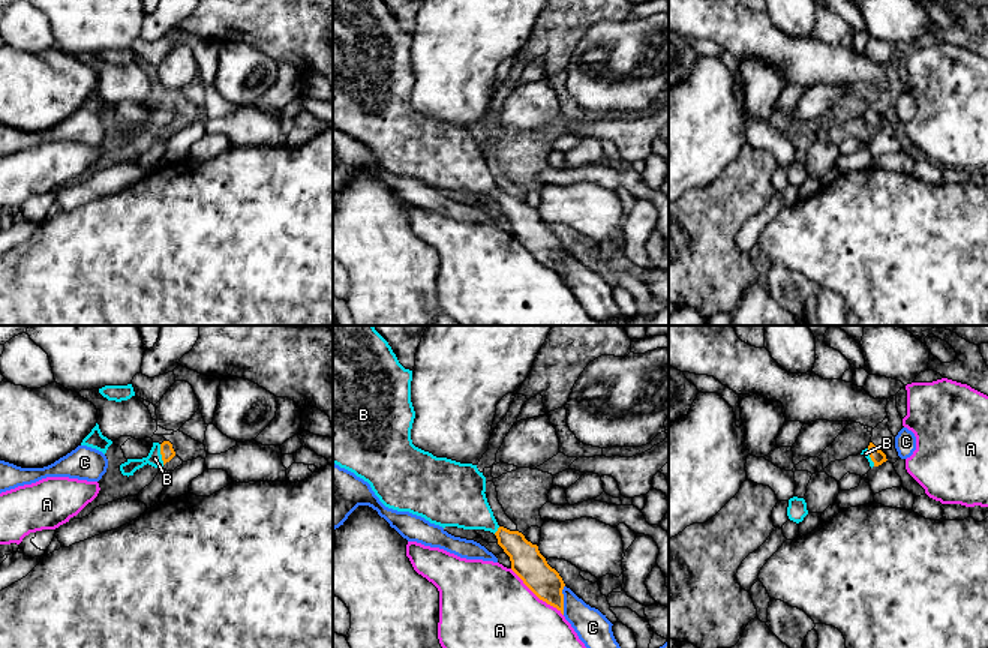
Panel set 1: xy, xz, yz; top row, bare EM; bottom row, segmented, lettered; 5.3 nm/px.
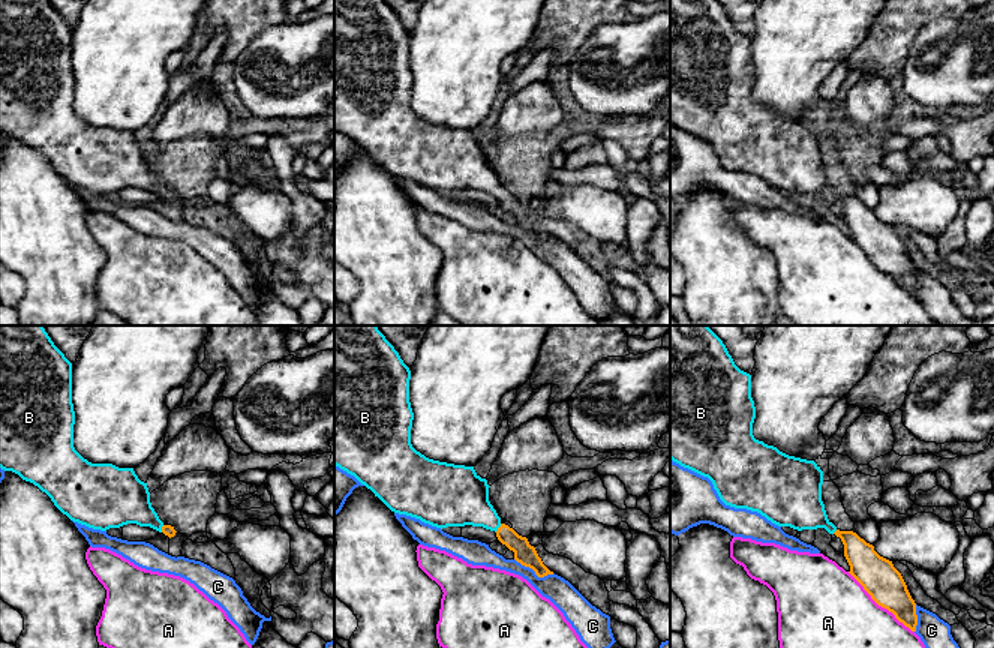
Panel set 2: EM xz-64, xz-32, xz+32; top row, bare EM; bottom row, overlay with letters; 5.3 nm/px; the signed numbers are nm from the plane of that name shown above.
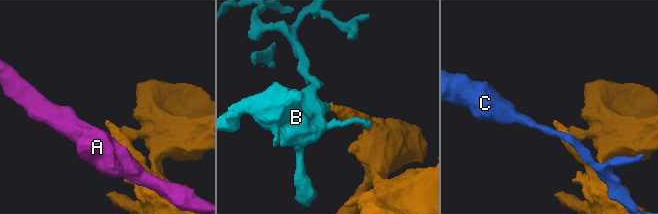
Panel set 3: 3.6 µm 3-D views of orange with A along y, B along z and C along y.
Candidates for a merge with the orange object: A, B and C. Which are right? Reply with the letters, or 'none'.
B

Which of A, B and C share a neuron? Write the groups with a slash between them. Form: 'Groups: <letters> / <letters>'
Groups: A / B / C

